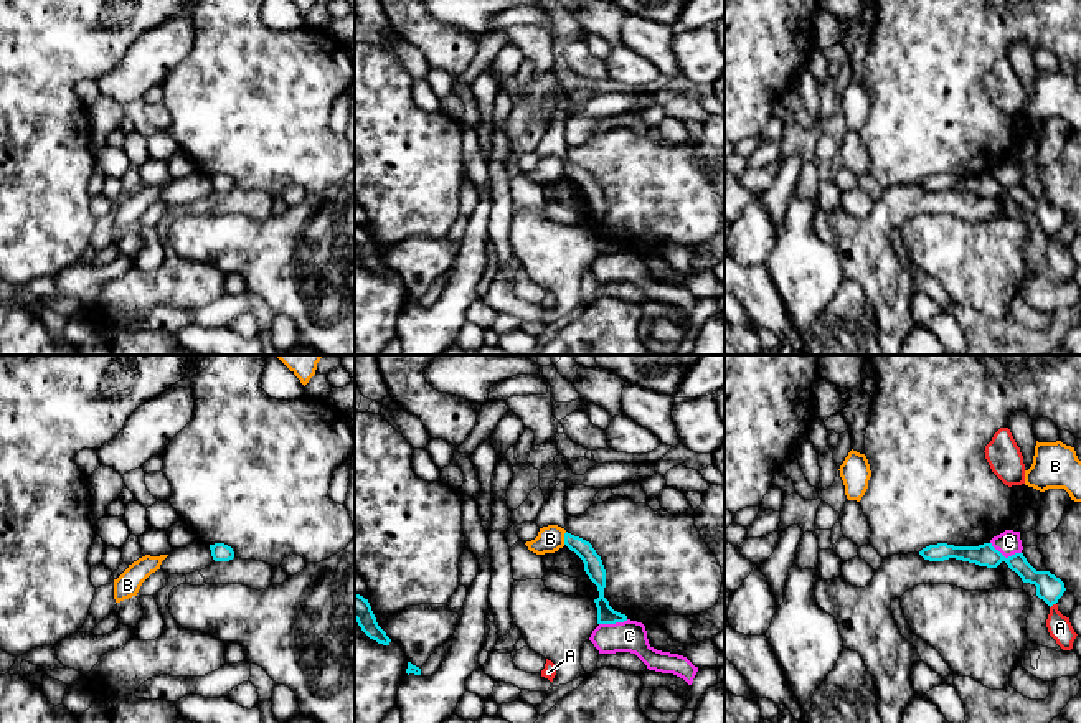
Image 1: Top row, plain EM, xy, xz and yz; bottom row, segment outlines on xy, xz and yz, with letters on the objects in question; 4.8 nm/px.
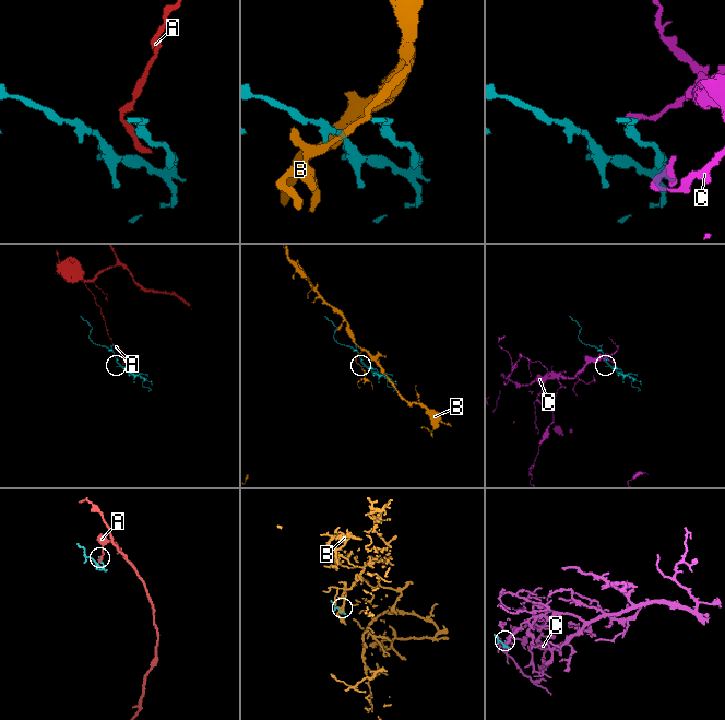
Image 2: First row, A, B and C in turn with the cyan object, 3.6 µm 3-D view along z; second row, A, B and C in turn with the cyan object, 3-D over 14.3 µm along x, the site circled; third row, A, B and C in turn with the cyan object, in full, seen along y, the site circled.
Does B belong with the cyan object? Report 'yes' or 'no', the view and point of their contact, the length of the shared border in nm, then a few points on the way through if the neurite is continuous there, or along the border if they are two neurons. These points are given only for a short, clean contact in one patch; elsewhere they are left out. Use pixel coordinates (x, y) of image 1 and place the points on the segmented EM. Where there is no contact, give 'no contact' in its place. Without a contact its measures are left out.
no | xz (565, 538) | 70 nm | along xz (566, 532), (563, 543)

